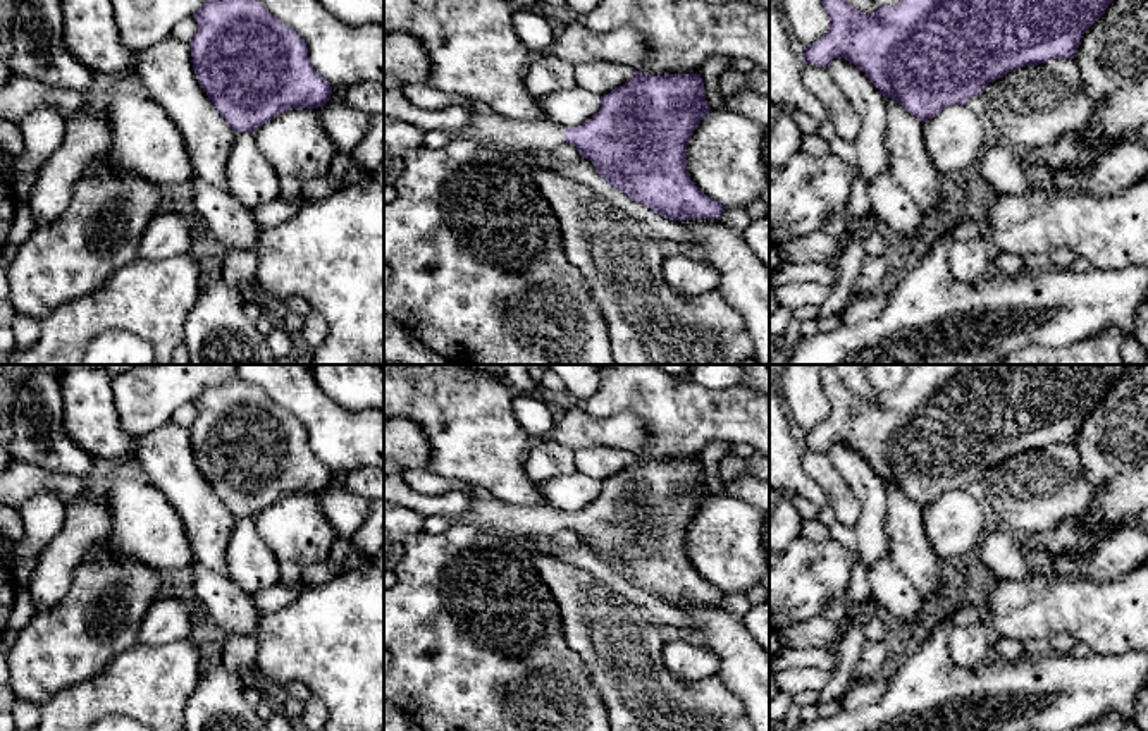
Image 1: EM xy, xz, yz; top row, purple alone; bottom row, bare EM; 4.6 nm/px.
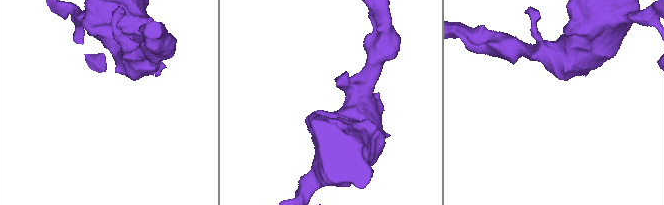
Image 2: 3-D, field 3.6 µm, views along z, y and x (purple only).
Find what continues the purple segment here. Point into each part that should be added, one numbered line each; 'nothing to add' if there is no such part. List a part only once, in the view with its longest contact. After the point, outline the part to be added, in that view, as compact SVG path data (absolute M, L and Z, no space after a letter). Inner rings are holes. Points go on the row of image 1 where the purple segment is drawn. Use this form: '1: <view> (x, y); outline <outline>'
1: xz (487, 126); outline M473 107L465 138L516 151L547 153L565 141L565 129L549 120L509 120L489 108Z

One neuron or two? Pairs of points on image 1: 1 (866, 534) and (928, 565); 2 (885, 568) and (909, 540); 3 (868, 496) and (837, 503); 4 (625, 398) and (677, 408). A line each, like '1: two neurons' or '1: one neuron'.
1: two neurons
2: two neurons
3: two neurons
4: one neuron

